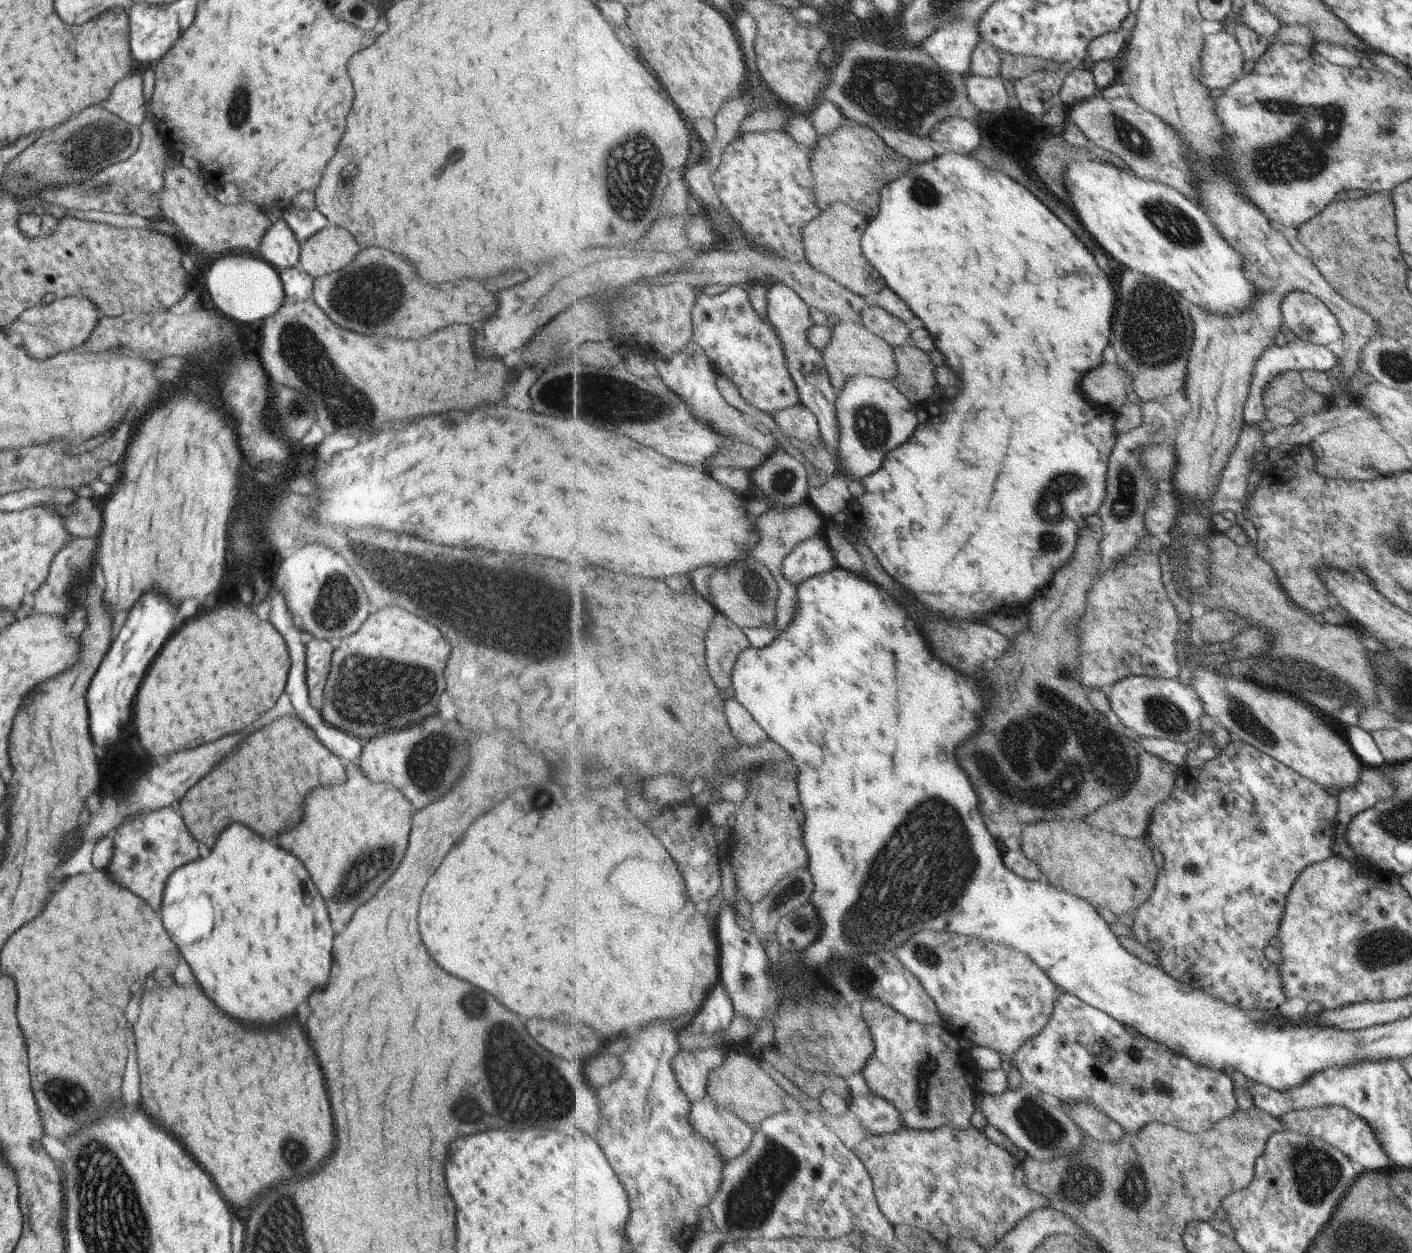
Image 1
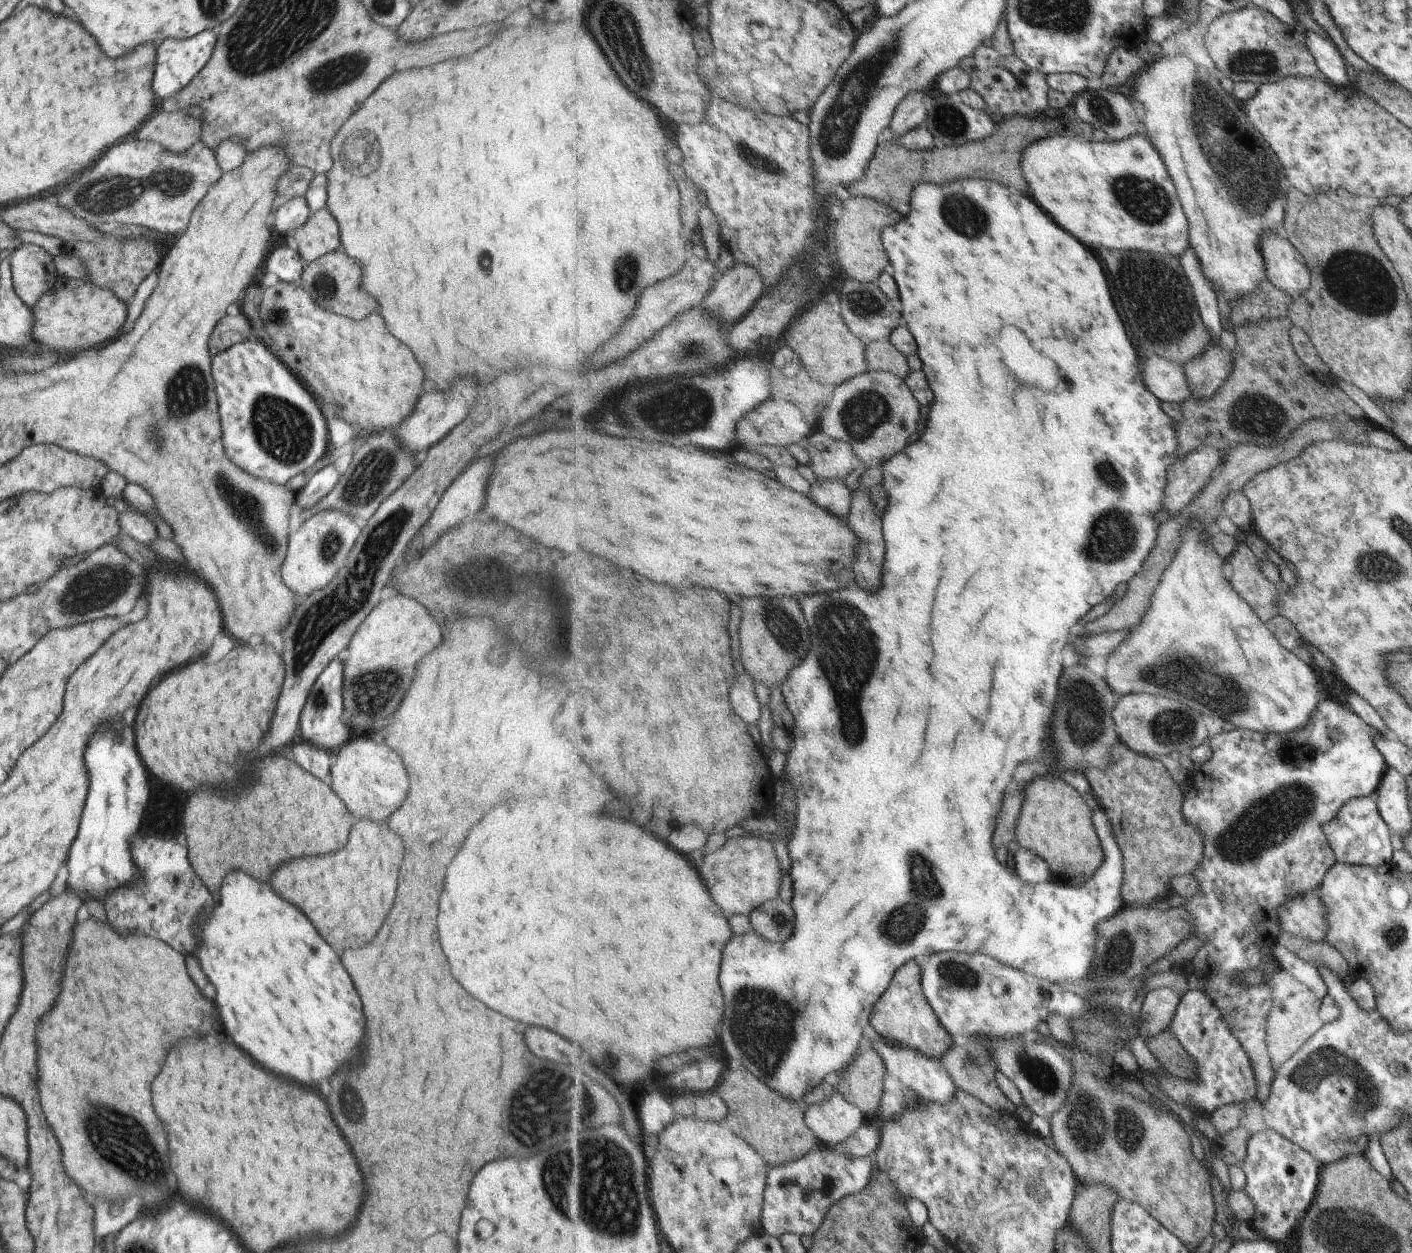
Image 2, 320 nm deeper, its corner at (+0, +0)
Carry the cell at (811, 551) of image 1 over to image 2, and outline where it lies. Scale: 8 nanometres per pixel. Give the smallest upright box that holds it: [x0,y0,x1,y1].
[810,479,854,518]

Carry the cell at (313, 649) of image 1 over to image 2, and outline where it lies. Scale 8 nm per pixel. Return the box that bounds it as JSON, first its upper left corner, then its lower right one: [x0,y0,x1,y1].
[298,657,353,754]

